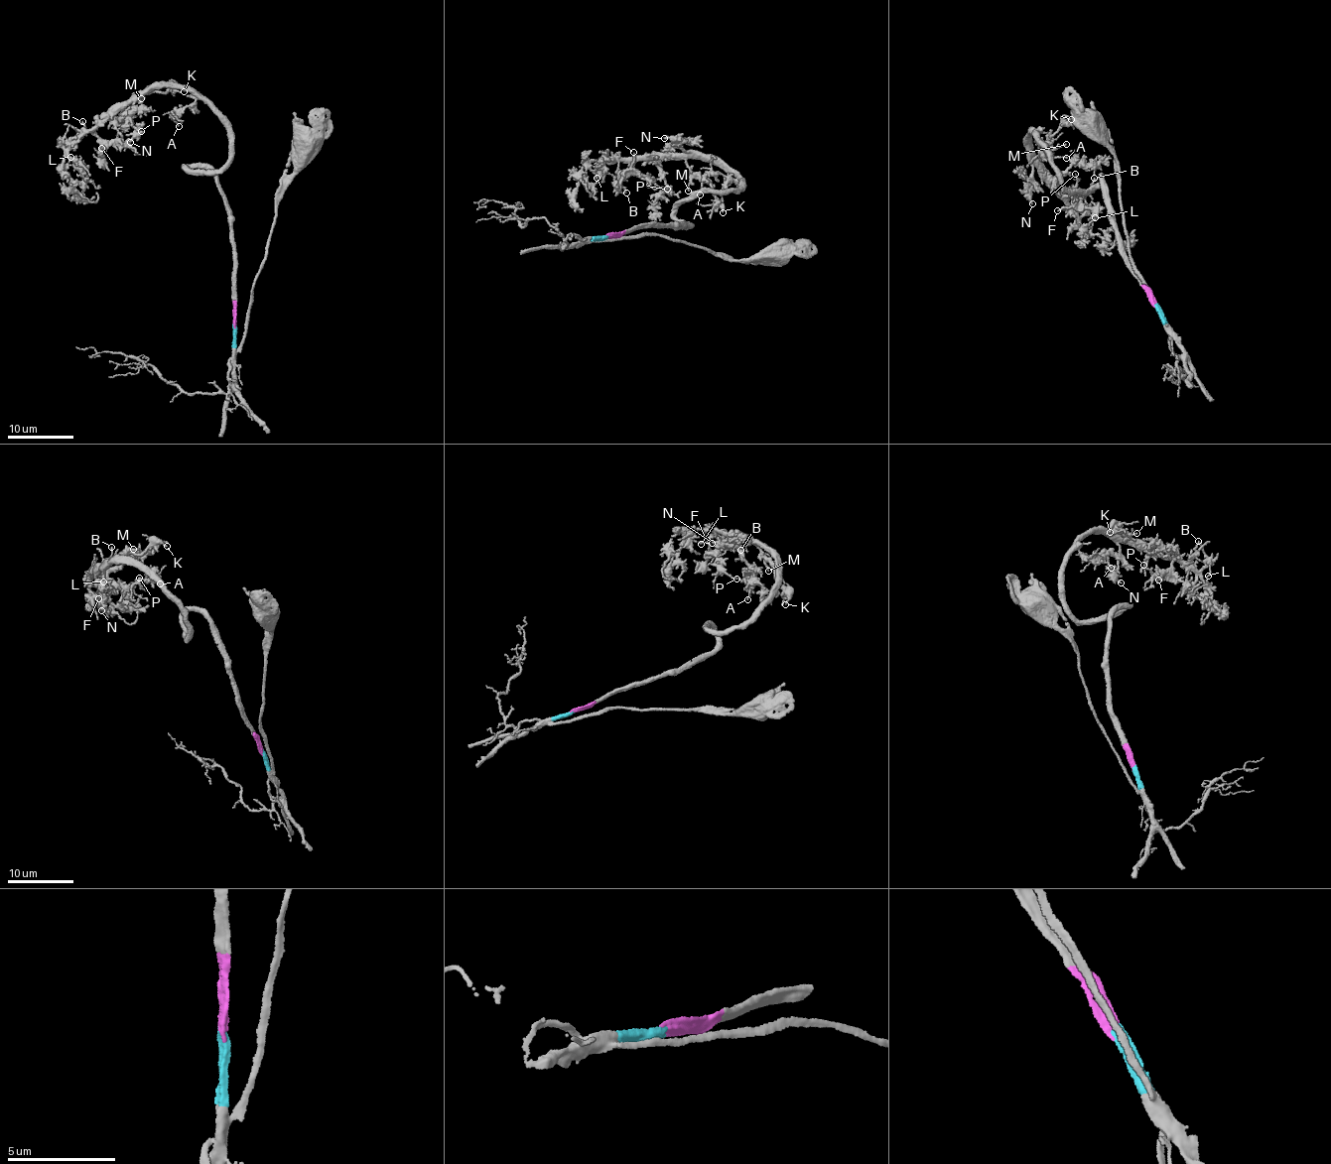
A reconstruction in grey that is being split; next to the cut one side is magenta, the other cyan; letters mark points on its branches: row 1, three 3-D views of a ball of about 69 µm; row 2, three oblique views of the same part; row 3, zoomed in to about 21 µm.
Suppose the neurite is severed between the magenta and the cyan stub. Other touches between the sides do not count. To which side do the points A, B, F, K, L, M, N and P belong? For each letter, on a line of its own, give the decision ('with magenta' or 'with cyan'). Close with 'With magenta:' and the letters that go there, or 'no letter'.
A: with magenta
B: with magenta
F: with magenta
K: with magenta
L: with magenta
M: with magenta
N: with magenta
P: with magenta
With magenta: A, B, F, K, L, M, N, P

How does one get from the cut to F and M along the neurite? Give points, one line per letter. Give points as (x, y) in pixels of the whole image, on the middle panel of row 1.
F: (607, 235), (690, 227), (674, 216), (680, 203), (743, 186), (696, 158), (630, 169), (634, 153)
M: (607, 235), (690, 227), (674, 216), (680, 203), (743, 186), (719, 161), (696, 158), (686, 161), (688, 192)

